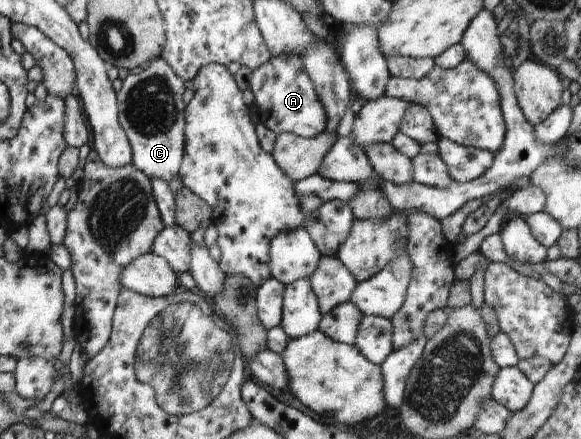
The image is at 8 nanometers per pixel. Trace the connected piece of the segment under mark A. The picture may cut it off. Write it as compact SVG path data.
M274 55L265 65L253 70L250 90L255 96L253 104L258 107L260 121L263 121L264 125L277 136L293 133L305 138L313 138L326 131L329 121L326 107L322 104L301 57Z

